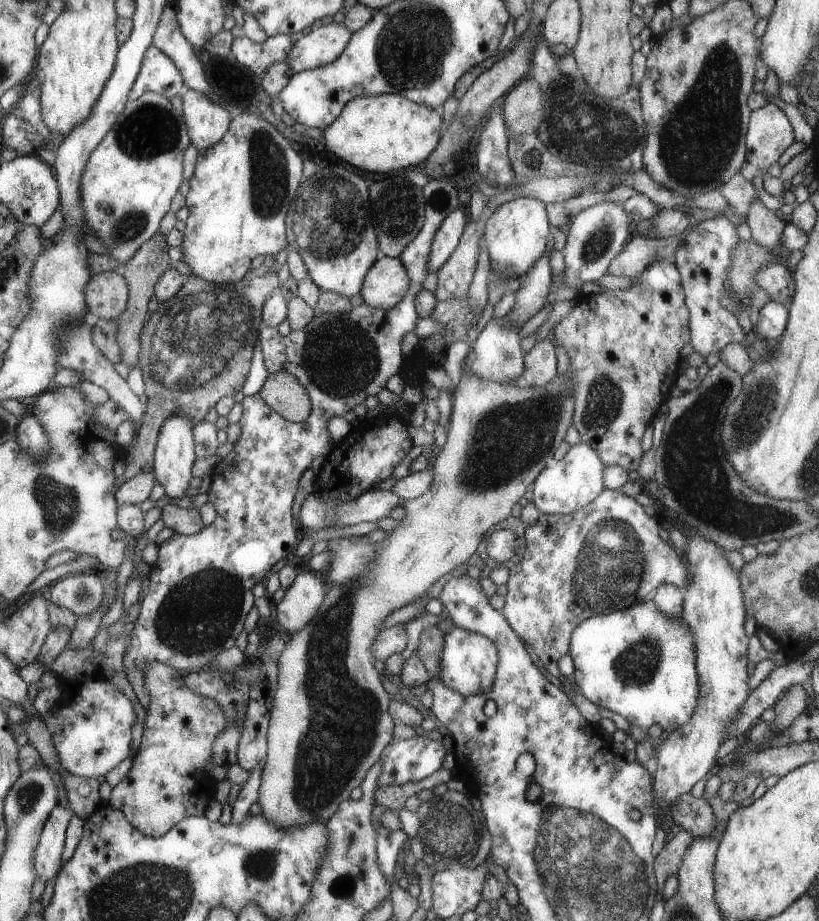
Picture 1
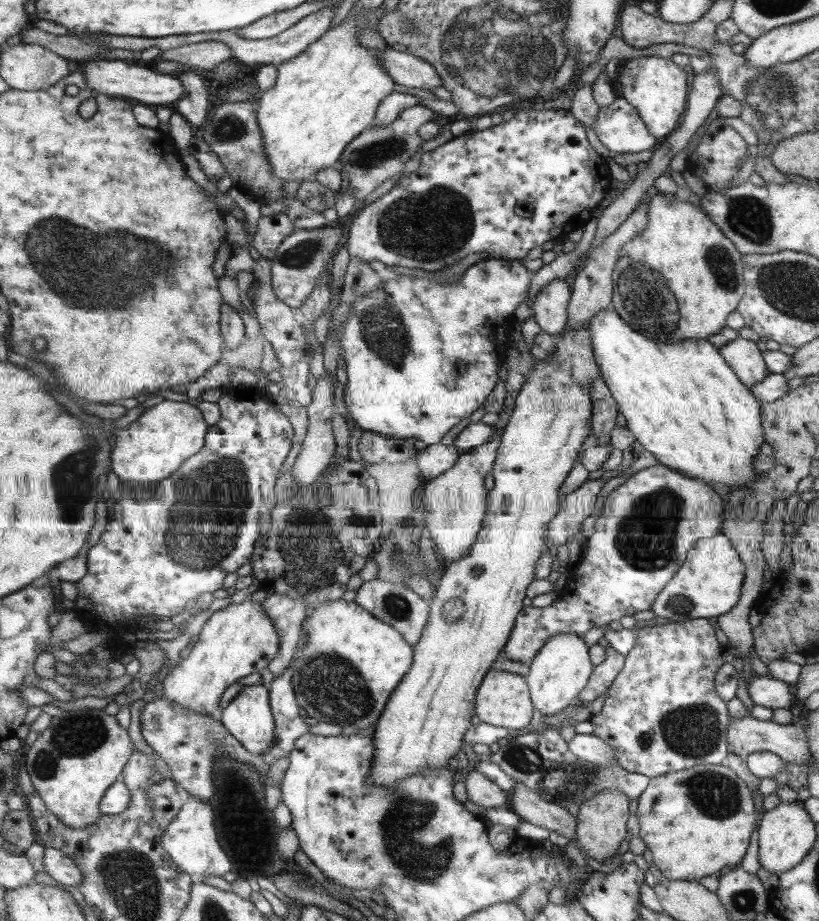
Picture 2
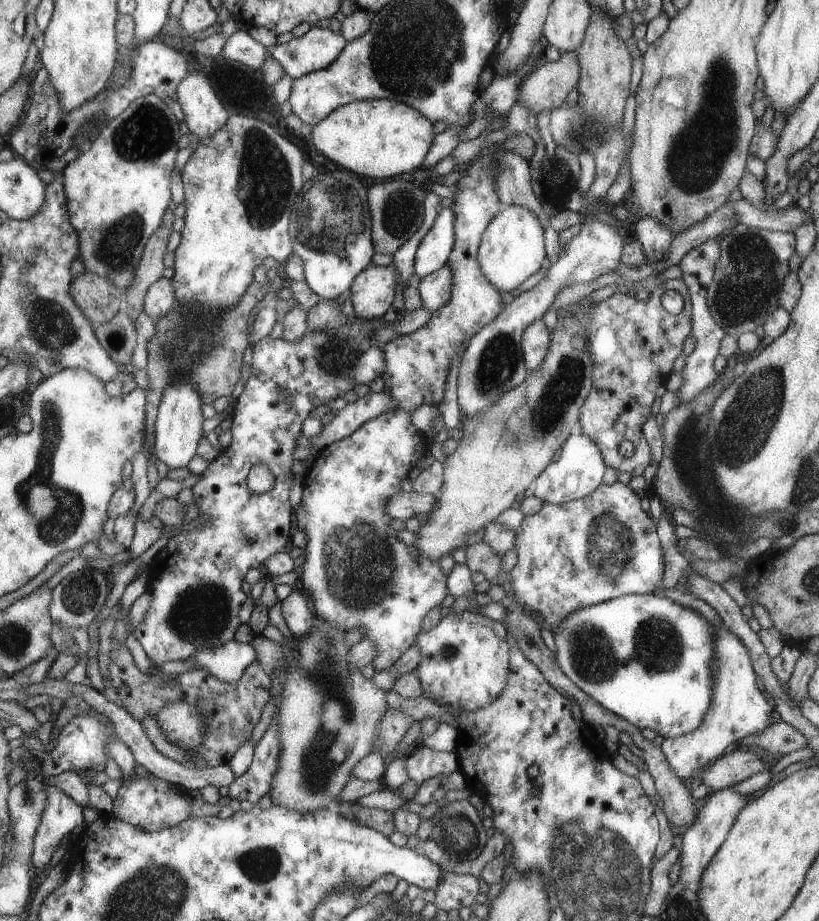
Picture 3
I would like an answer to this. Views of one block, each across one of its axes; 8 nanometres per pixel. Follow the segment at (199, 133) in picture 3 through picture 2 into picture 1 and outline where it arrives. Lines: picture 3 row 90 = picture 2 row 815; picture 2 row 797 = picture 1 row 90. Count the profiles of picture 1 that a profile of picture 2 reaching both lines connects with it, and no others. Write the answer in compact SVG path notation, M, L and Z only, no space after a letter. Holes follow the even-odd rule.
M186 88L181 94L181 110L186 121L187 132L190 132L191 144L197 151L211 147L222 139L232 118L219 104L215 104L203 92Z

